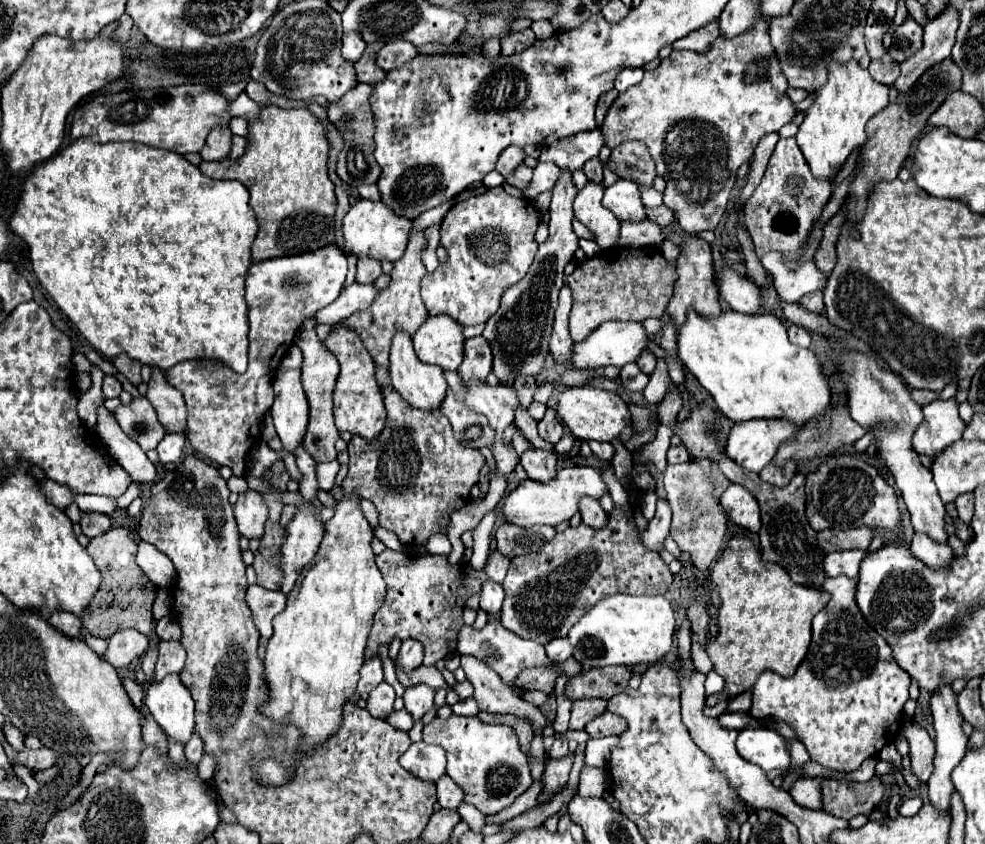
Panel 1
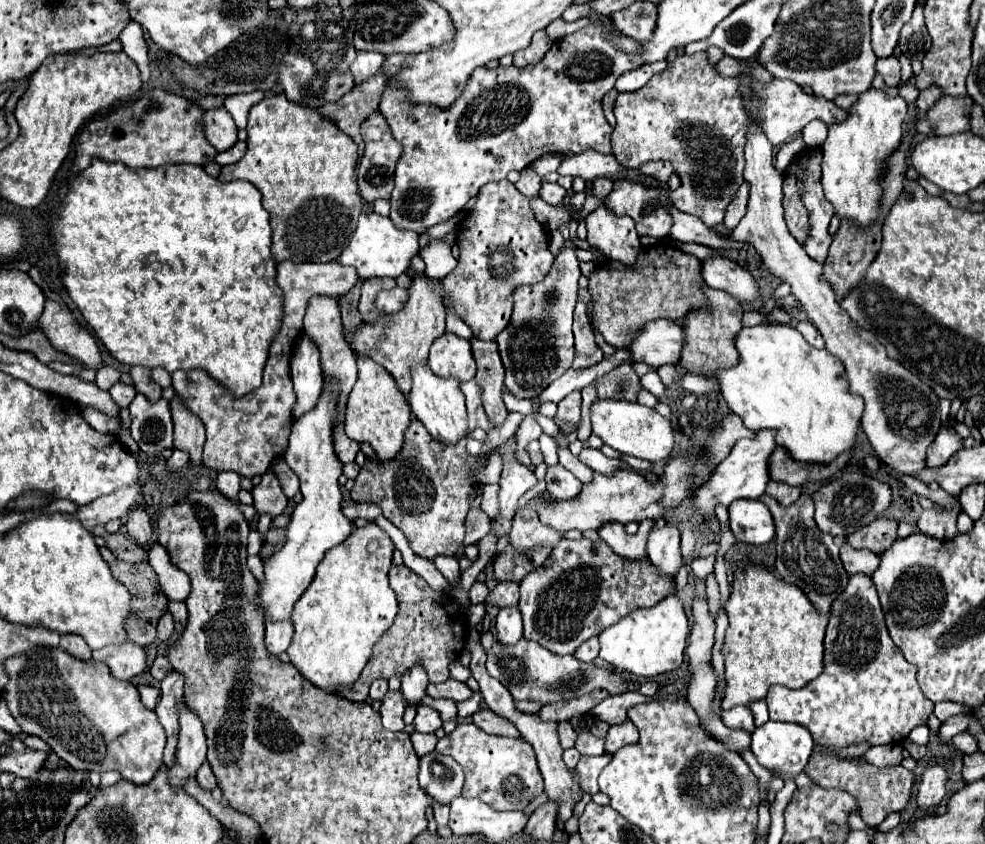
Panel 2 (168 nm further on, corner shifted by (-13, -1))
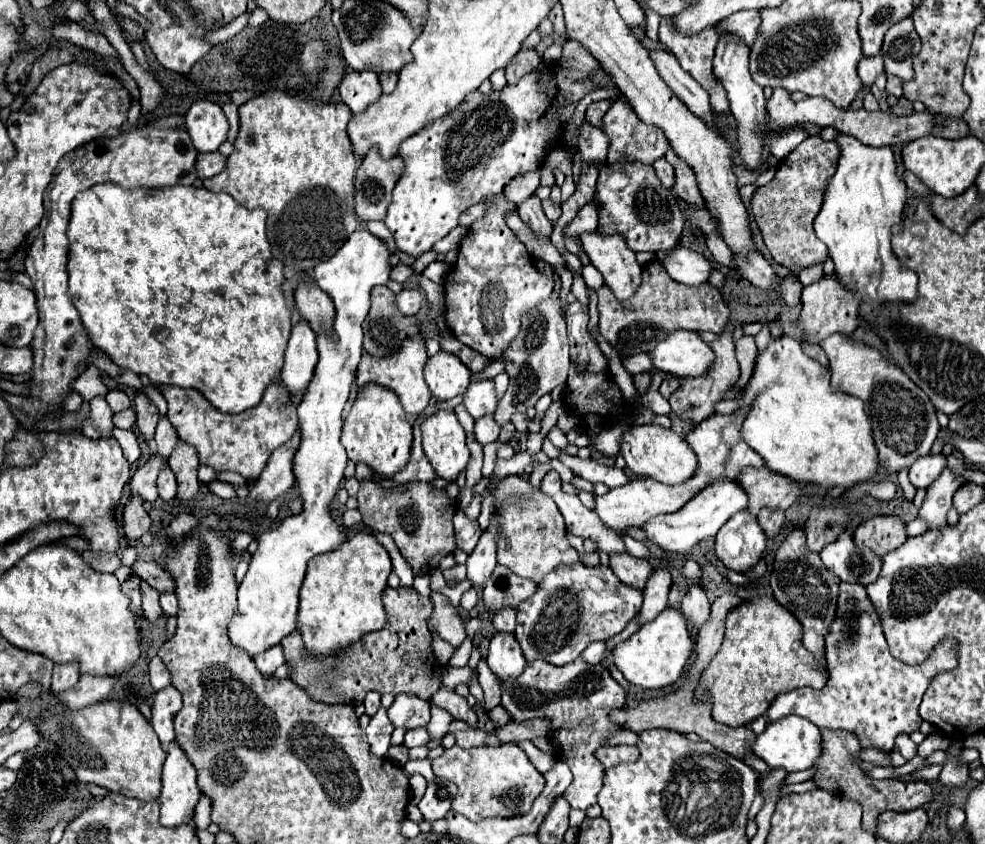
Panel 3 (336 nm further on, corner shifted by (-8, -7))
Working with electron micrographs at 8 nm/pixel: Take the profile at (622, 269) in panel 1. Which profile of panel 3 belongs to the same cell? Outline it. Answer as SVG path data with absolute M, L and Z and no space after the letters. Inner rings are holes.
M653 261L643 267L643 283L635 295L627 301L617 301L607 285L597 291L599 309L599 329L613 349L625 355L649 353L661 343L669 333L677 329L687 331L711 331L715 335L723 333L729 321L729 307L721 297L721 291L705 283L699 287L687 287L677 281L669 281L665 269Z

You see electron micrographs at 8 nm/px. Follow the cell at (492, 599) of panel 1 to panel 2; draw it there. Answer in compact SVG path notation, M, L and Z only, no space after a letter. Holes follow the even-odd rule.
M502 607L496 617L496 639L506 645L514 645L522 639L522 615L518 607Z

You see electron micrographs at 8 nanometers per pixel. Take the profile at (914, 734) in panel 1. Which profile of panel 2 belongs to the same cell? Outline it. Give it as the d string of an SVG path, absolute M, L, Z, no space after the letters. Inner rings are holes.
M930 763L920 779L918 787L918 807L920 809L932 809L938 807L940 801L946 797L946 769L938 763Z

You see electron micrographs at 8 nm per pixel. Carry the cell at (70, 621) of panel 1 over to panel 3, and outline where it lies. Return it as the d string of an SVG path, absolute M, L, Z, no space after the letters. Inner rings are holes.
M55 665L53 667L53 685L51 689L57 691L67 691L79 681L79 669L77 665Z

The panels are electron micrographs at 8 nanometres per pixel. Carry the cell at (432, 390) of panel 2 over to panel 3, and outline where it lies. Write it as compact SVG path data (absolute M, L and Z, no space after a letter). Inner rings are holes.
M439 409L421 421L423 451L437 477L455 483L469 461L465 431L453 411Z

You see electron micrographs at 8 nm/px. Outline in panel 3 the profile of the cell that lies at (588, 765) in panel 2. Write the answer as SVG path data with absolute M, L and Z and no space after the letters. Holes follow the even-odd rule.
M533 661L525 667L525 671L509 681L501 683L503 699L501 705L509 713L511 721L527 721L527 719L549 719L555 733L547 737L559 743L557 757L565 761L573 773L573 783L563 793L569 801L571 809L587 809L597 803L597 793L603 785L603 765L595 759L595 751L607 745L607 737L613 731L621 731L617 723L609 719L613 709L621 709L625 703L623 687L611 677L607 667L591 665L587 661L571 661L563 667L553 667L545 661Z

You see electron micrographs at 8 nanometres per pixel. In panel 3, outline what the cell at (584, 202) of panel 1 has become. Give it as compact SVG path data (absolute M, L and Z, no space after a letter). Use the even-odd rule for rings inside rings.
M581 235L583 251L591 265L603 275L603 283L613 291L619 301L629 299L641 285L641 267L635 253L627 247L621 235Z

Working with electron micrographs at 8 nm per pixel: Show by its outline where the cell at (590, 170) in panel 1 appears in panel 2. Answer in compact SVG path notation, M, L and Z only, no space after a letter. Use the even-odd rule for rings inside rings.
M606 177L594 179L594 183L592 183L592 193L594 193L596 197L604 199L610 191L612 191L612 179L606 179Z

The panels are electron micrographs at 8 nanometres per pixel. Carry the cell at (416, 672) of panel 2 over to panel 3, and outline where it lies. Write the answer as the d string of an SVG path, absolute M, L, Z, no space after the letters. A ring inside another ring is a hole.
M411 693L395 695L395 703L387 709L387 715L395 727L403 727L403 729L425 727L431 719L429 703Z

